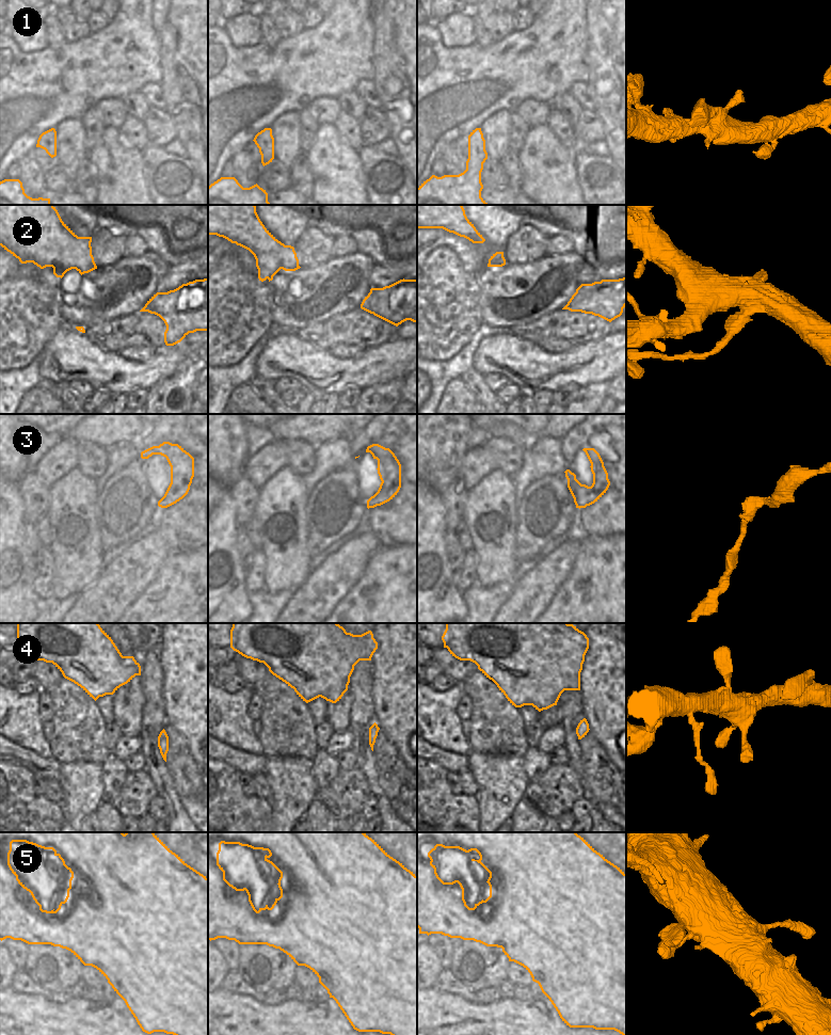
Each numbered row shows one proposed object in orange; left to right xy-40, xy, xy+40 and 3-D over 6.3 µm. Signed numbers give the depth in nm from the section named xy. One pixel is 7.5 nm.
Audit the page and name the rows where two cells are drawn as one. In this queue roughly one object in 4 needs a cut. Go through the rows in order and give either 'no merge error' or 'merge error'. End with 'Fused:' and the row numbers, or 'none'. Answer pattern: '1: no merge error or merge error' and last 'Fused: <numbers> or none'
1: no merge error
2: merge error
3: no merge error
4: no merge error
5: no merge error
Fused: 2

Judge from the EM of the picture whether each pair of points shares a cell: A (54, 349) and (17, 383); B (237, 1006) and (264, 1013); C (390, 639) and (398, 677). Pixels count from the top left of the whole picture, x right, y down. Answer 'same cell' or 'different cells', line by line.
A: different cells
B: same cell
C: same cell

